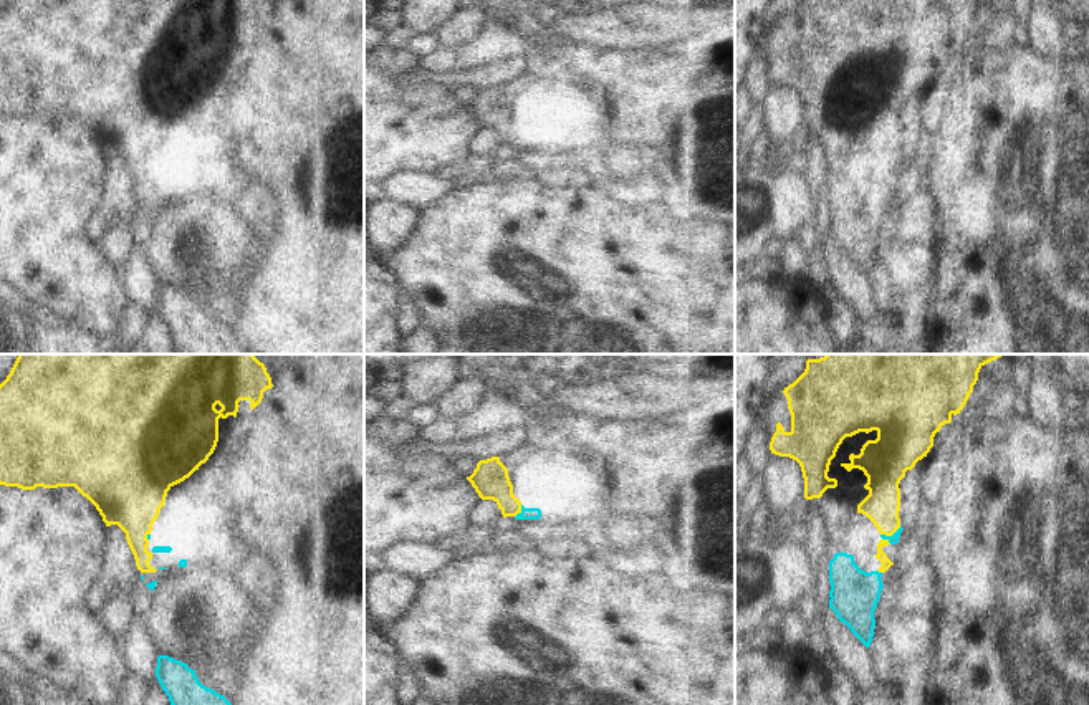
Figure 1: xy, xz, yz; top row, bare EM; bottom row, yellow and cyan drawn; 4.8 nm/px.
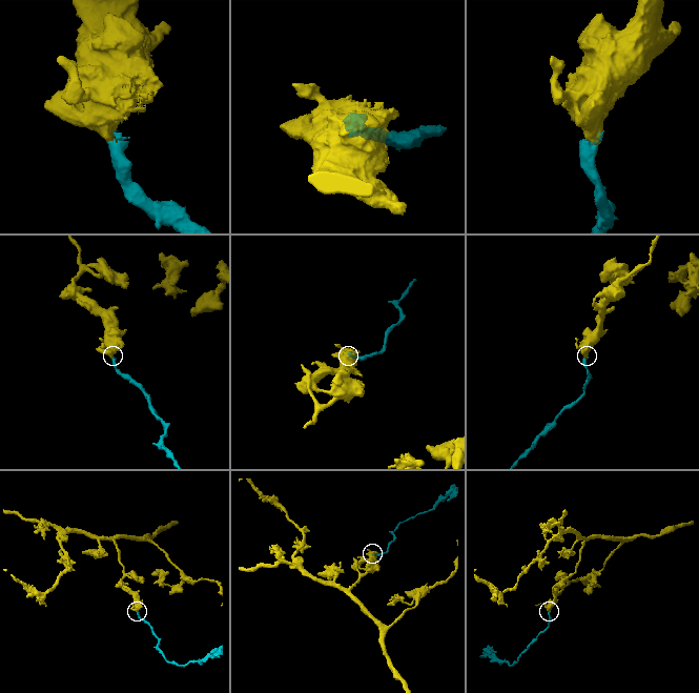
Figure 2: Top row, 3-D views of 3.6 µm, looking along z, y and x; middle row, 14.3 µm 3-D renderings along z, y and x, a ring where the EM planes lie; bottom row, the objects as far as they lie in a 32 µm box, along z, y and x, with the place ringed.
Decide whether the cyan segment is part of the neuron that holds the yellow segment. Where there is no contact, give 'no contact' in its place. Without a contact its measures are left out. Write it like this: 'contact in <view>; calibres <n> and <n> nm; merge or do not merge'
contact in yz; calibres 170 and 50 nm; merge

